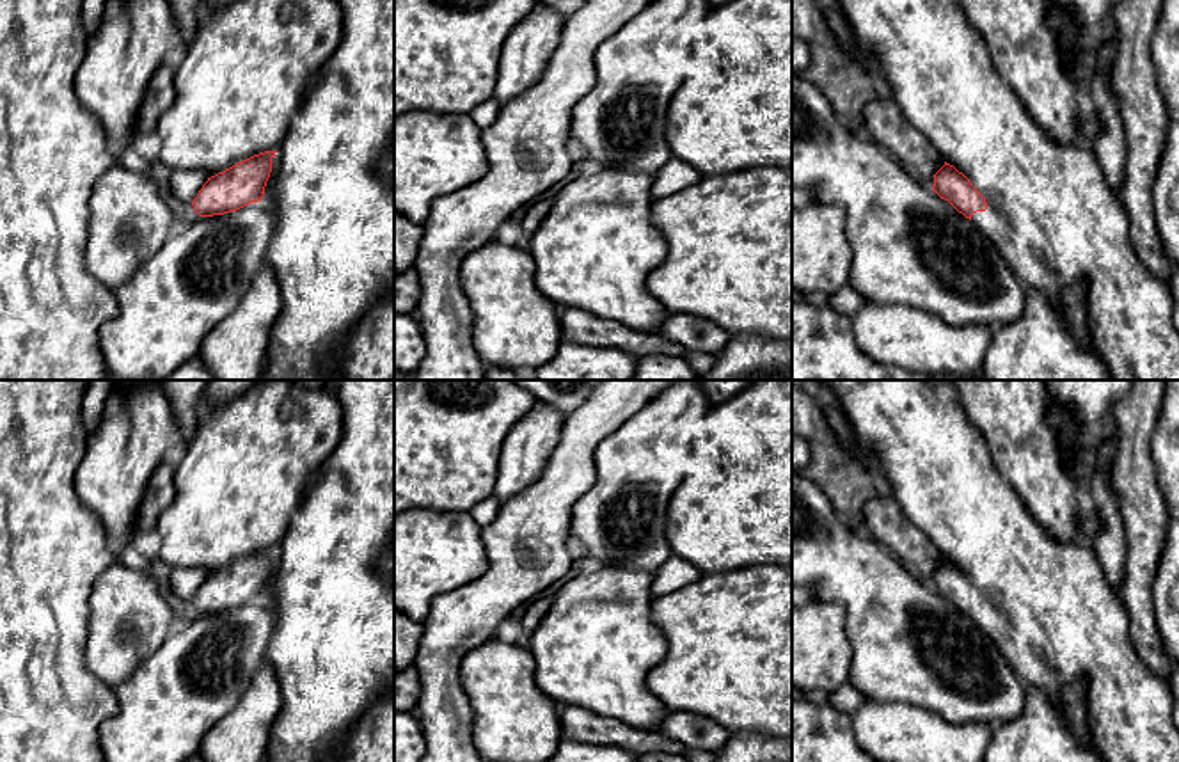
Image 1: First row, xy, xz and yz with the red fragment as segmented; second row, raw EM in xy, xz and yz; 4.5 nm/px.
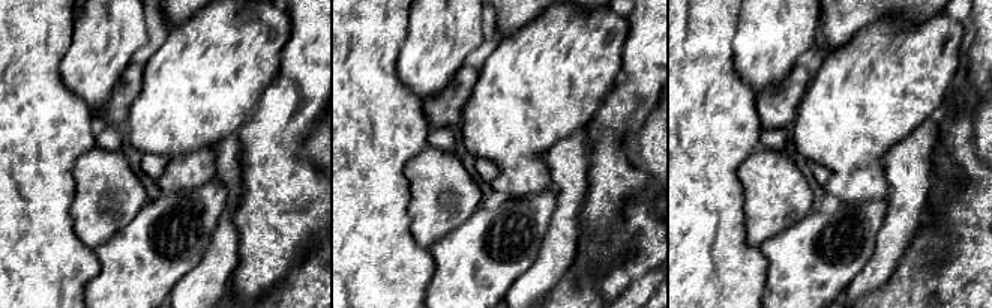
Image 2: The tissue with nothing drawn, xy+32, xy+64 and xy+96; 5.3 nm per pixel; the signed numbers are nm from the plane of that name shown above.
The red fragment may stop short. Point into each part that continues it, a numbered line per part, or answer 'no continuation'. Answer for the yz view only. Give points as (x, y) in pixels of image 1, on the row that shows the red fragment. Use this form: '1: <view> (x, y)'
1: yz (1050, 214)

